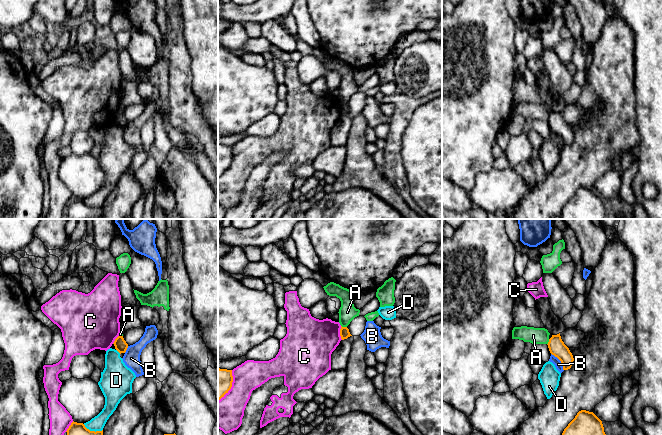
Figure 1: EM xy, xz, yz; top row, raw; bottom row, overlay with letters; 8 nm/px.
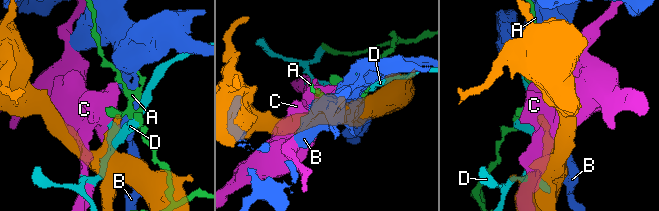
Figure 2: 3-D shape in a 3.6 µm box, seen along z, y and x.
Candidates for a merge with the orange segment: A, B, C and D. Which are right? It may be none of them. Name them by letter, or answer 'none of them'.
none of them

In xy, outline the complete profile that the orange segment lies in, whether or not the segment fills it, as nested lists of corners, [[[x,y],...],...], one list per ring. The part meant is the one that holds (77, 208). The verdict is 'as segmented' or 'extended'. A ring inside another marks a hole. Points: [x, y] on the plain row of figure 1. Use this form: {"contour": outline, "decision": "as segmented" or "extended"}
{"contour": [[[72,198],[67,205],[67,216],[70,219],[98,219],[103,218],[102,207],[90,207],[83,199]]], "decision": "as segmented"}

